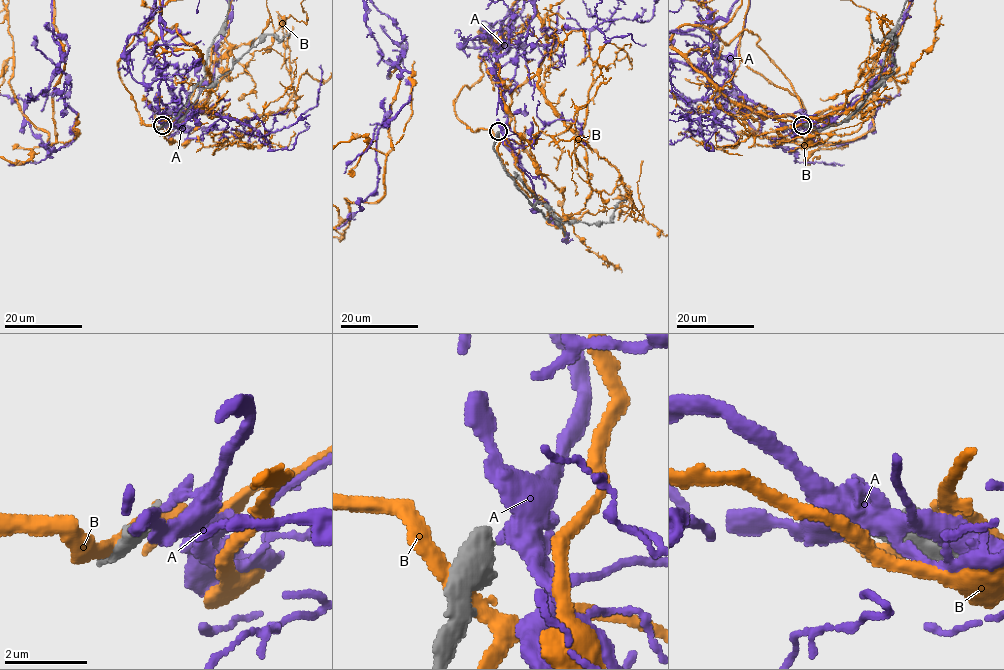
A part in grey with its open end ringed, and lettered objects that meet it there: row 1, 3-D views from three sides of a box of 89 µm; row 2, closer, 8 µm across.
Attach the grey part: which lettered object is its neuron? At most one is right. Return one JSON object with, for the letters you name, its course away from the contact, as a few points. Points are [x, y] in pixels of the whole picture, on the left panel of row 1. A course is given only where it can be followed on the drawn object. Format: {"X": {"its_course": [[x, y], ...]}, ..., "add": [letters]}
{"add": []}

